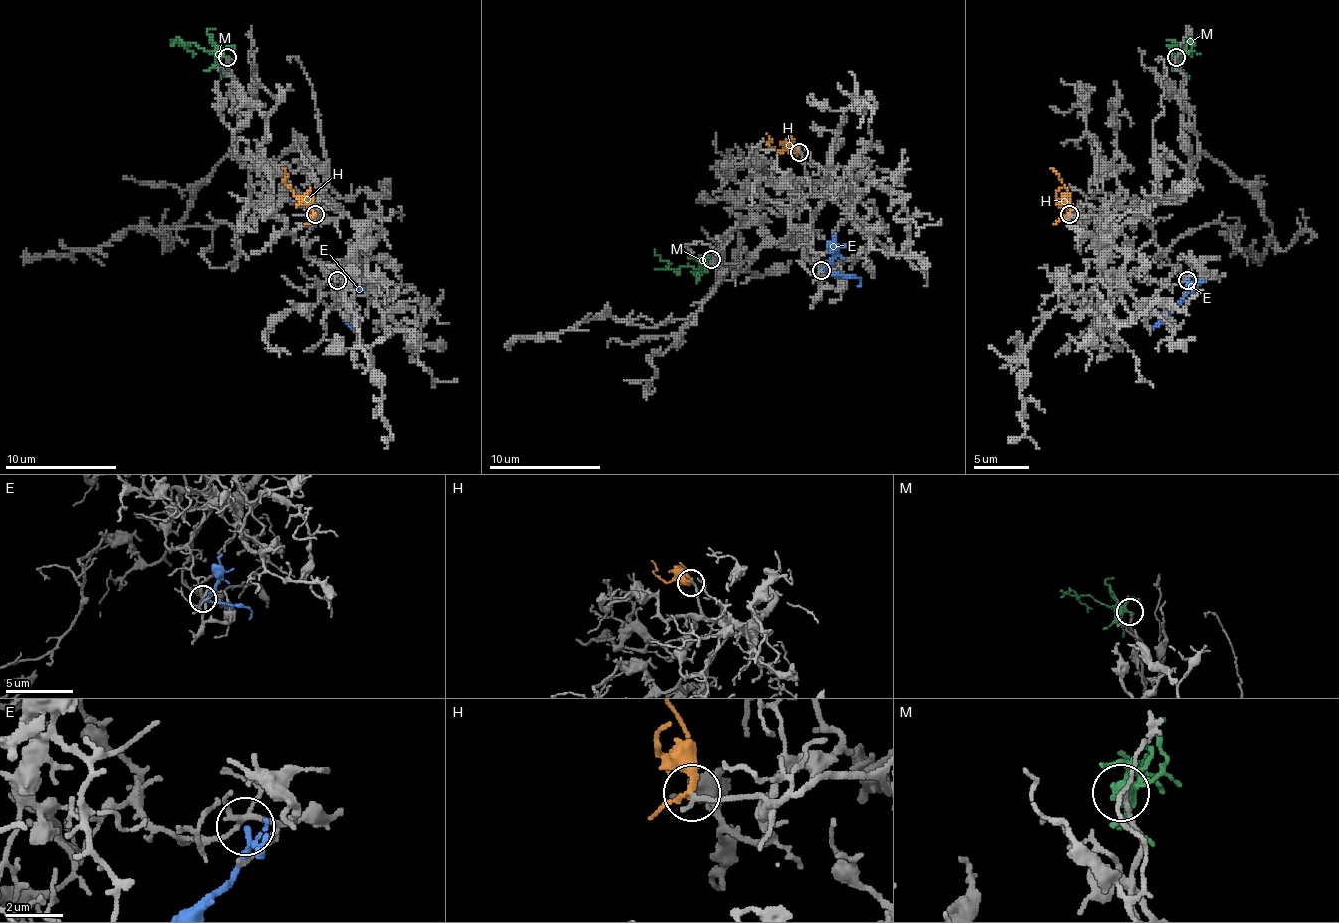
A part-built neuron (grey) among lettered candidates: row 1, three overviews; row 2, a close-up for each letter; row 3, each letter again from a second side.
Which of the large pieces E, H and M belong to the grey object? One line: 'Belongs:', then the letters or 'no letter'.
Belongs: H

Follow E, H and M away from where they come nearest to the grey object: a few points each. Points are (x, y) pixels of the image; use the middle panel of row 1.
E: (821, 269), (835, 247), (835, 233)
H: (799, 152), (774, 150), (766, 133)
M: (710, 258), (699, 269), (671, 269), (655, 250)

